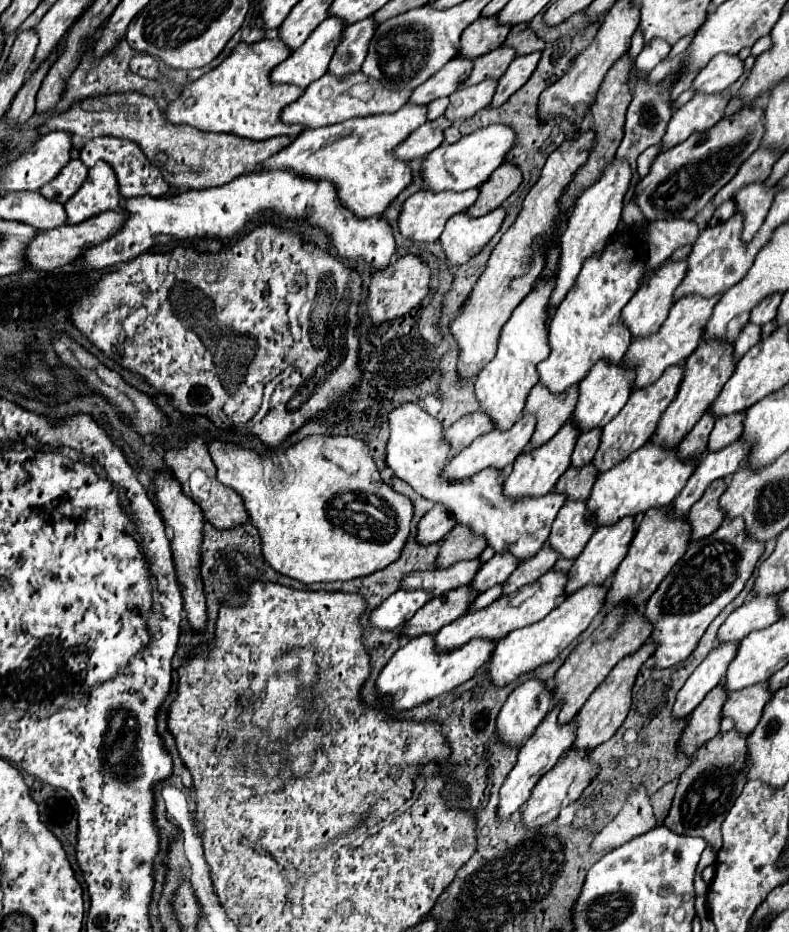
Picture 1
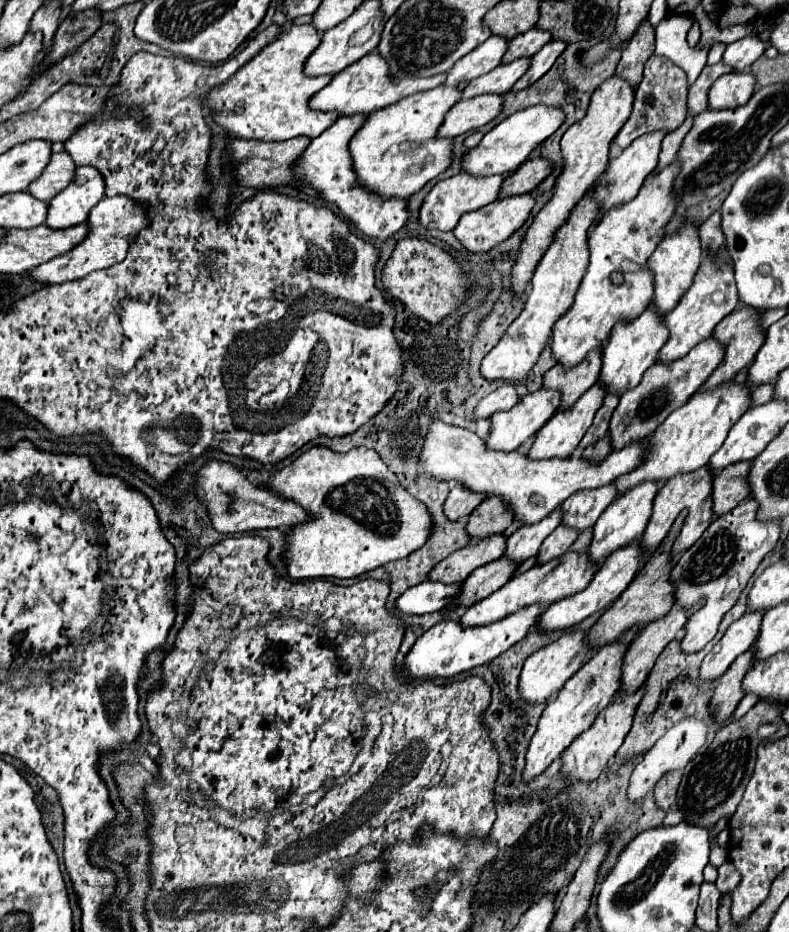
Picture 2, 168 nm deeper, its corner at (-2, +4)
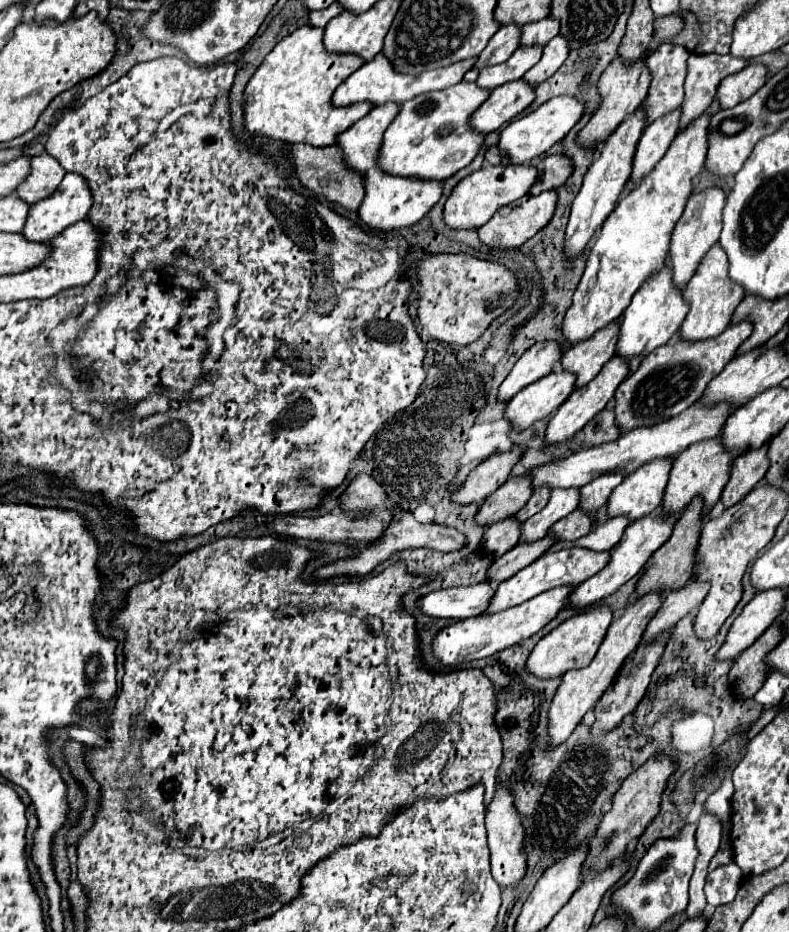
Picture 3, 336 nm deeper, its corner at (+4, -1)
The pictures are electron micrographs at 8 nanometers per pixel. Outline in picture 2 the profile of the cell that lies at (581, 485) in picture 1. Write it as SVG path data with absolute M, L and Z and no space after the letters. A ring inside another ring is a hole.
M604 435L602 439L598 439L596 443L592 443L592 445L586 447L584 453L582 453L582 457L600 461L600 459L604 459L604 457L610 453L610 449L612 449L612 447L610 447L610 435Z

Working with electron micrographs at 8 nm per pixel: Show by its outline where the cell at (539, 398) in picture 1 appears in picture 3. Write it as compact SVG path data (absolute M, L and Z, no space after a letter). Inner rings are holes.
M618 322L614 326L606 326L606 330L594 334L594 338L572 346L562 356L562 370L568 370L576 376L574 388L584 388L614 356L614 338L618 338Z

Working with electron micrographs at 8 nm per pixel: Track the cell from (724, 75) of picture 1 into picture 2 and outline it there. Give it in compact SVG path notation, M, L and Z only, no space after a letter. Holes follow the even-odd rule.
M746 35L730 45L726 45L726 51L724 51L724 63L732 65L736 71L744 71L744 69L750 69L750 65L760 57L764 55L764 51L770 47L770 41L762 41L760 37L756 35Z

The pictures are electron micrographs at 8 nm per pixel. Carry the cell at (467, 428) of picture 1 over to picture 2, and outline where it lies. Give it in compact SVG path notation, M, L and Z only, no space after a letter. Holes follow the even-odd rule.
M502 385L500 389L492 391L490 395L486 395L478 407L476 407L476 419L488 419L492 413L496 411L504 411L504 409L512 409L518 403L518 393L514 385Z

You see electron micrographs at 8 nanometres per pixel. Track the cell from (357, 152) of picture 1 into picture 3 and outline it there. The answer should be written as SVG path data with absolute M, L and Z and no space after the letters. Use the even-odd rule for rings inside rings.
M458 82L446 90L420 94L402 104L398 116L384 132L378 150L378 166L382 172L418 180L446 180L460 168L468 166L476 156L484 134L468 128L470 114L488 98L488 90L478 90L476 84Z

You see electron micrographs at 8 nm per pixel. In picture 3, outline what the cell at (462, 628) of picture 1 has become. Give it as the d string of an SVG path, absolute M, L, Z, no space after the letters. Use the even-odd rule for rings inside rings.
M562 548L562 550L556 550L556 552L548 552L544 556L540 556L536 562L532 562L530 566L526 566L524 570L520 570L516 576L508 578L506 582L502 582L496 590L496 594L492 596L490 600L490 606L484 614L488 612L502 612L506 608L512 608L512 606L518 606L542 592L548 592L552 588L558 588L558 586L578 586L582 584L584 580L592 578L594 574L598 574L606 562L610 560L610 554L608 552L594 552L594 550L588 550L588 548Z

